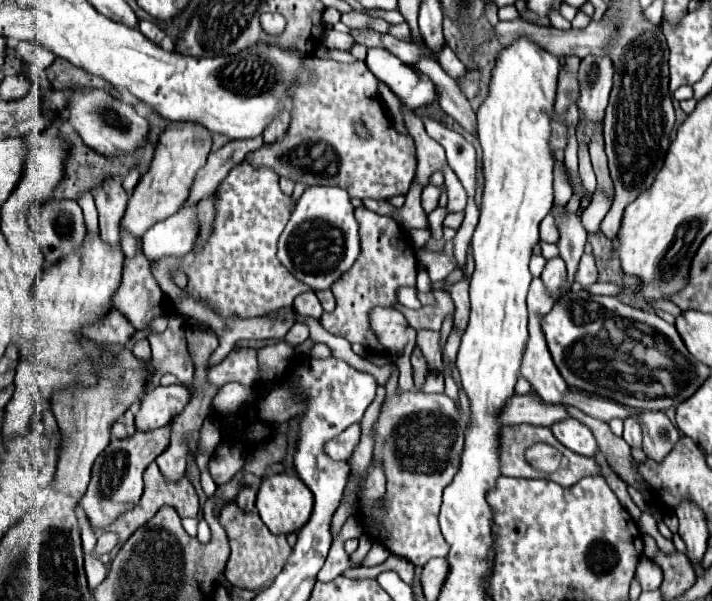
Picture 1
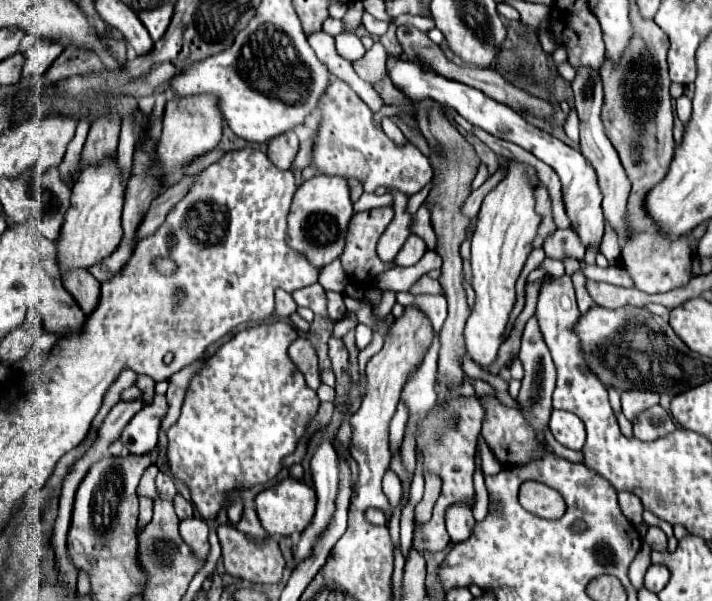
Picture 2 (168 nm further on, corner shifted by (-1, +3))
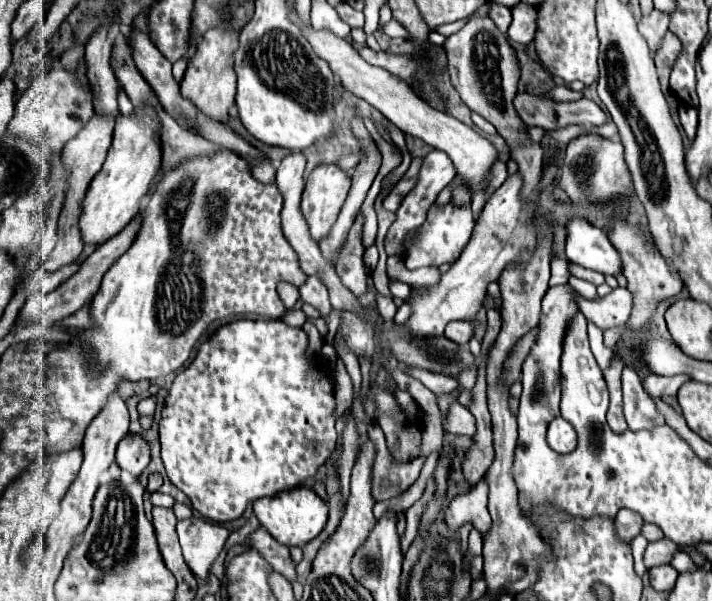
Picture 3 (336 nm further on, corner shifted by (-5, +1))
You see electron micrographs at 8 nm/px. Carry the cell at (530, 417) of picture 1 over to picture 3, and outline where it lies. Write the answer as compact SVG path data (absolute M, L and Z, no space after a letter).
M484 475L474 489L470 489L464 497L456 497L450 503L446 511L446 523L450 527L450 533L454 533L462 523L470 521L484 539L492 523L486 509L486 501L488 501L488 485L486 485L486 475Z

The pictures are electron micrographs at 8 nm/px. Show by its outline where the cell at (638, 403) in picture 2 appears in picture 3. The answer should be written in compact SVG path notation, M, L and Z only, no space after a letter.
M648 375L648 383L644 383L644 391L648 395L666 399L674 397L676 391L680 389L682 383L690 381L688 375L674 375L674 377L664 377L664 375Z

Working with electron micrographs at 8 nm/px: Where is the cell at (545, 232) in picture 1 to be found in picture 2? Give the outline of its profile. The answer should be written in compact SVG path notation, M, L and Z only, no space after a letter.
M556 229L556 233L546 237L544 251L546 251L546 257L552 257L552 259L564 259L564 257L584 259L586 247L582 245L580 235L576 231Z

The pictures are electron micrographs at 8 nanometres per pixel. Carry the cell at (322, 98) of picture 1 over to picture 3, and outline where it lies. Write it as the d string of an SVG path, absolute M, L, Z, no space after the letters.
M430 151L422 163L422 169L420 169L420 175L418 175L418 183L416 187L412 189L412 193L408 193L406 201L402 201L402 205L398 207L396 211L396 221L392 223L392 227L388 229L386 233L386 239L384 239L384 249L386 249L386 255L392 257L392 255L398 255L398 249L404 241L404 237L416 229L420 223L422 223L422 217L426 213L426 209L436 201L436 195L442 191L442 187L446 187L452 179L456 177L456 171L454 171L454 165L450 163L448 155L442 153L442 151Z

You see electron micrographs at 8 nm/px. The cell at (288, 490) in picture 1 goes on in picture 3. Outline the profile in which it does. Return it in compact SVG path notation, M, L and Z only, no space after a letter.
M296 487L290 491L280 491L274 497L262 497L254 501L254 515L260 525L286 547L304 547L308 541L318 537L328 521L328 505L308 487Z

